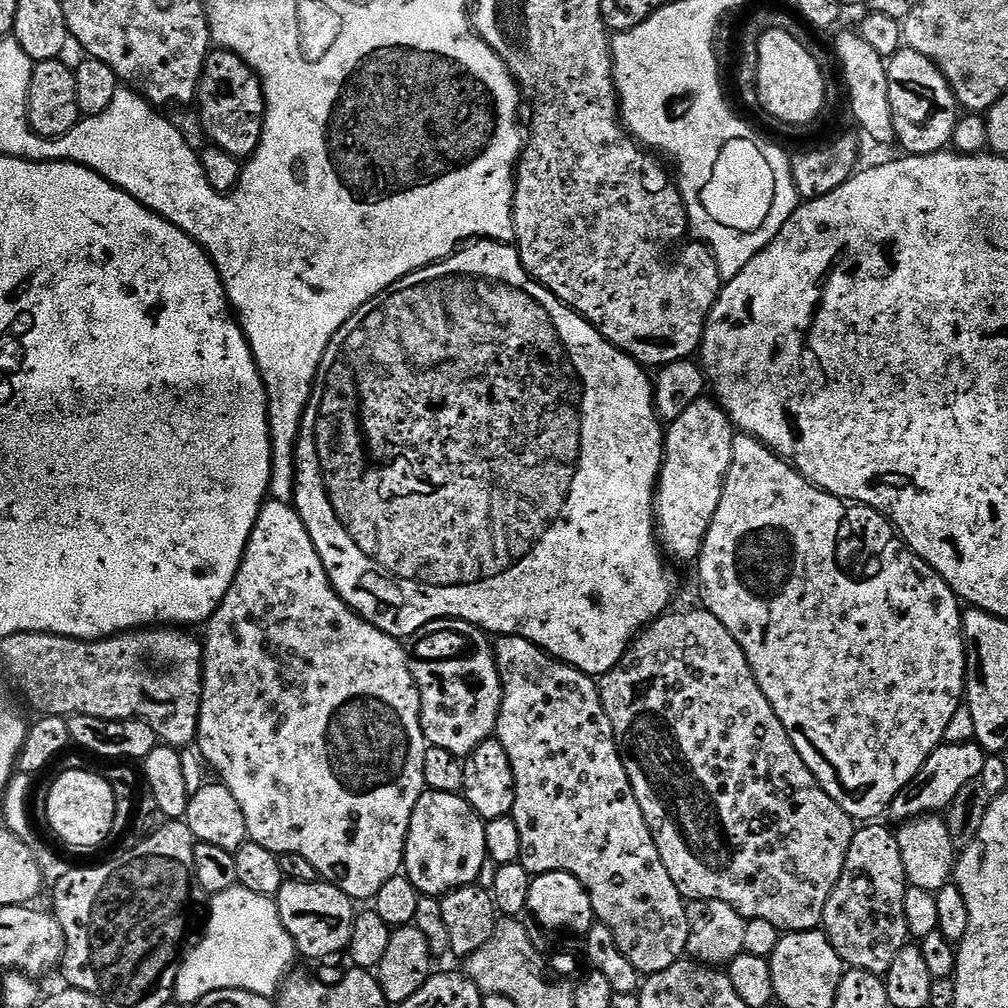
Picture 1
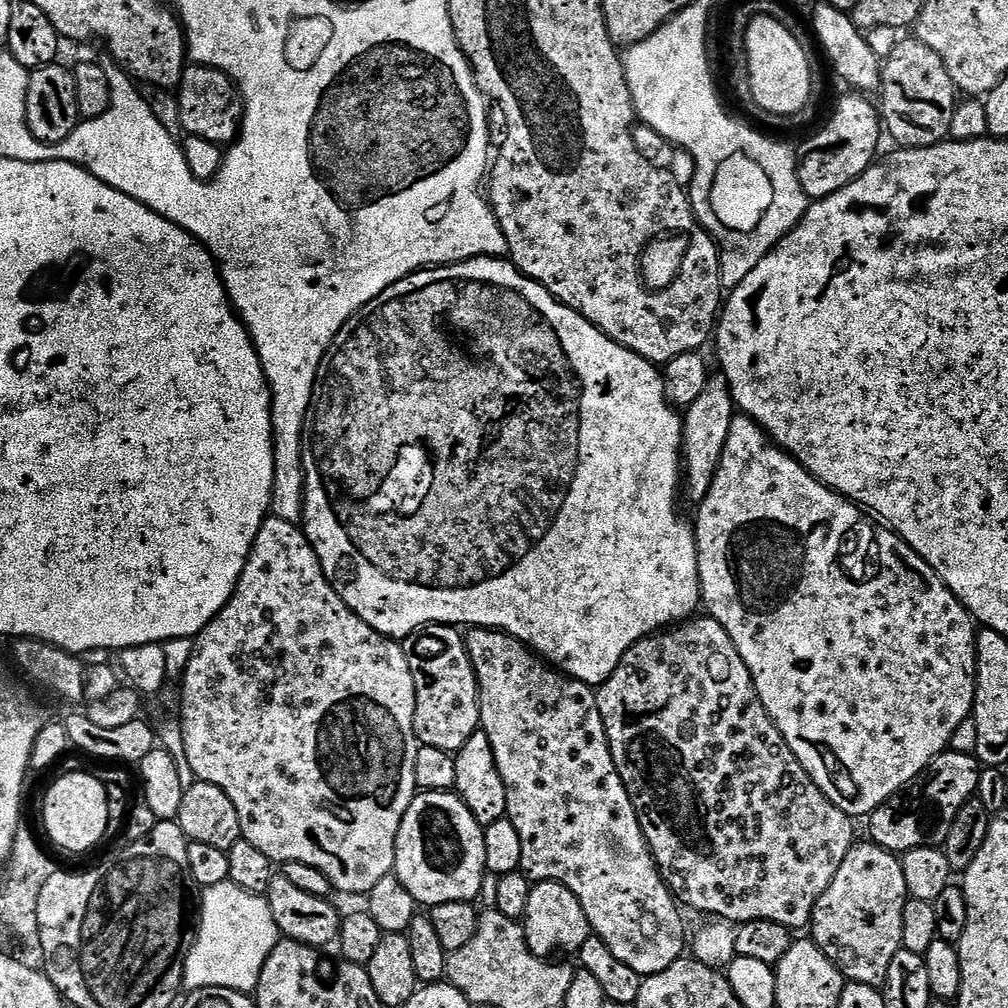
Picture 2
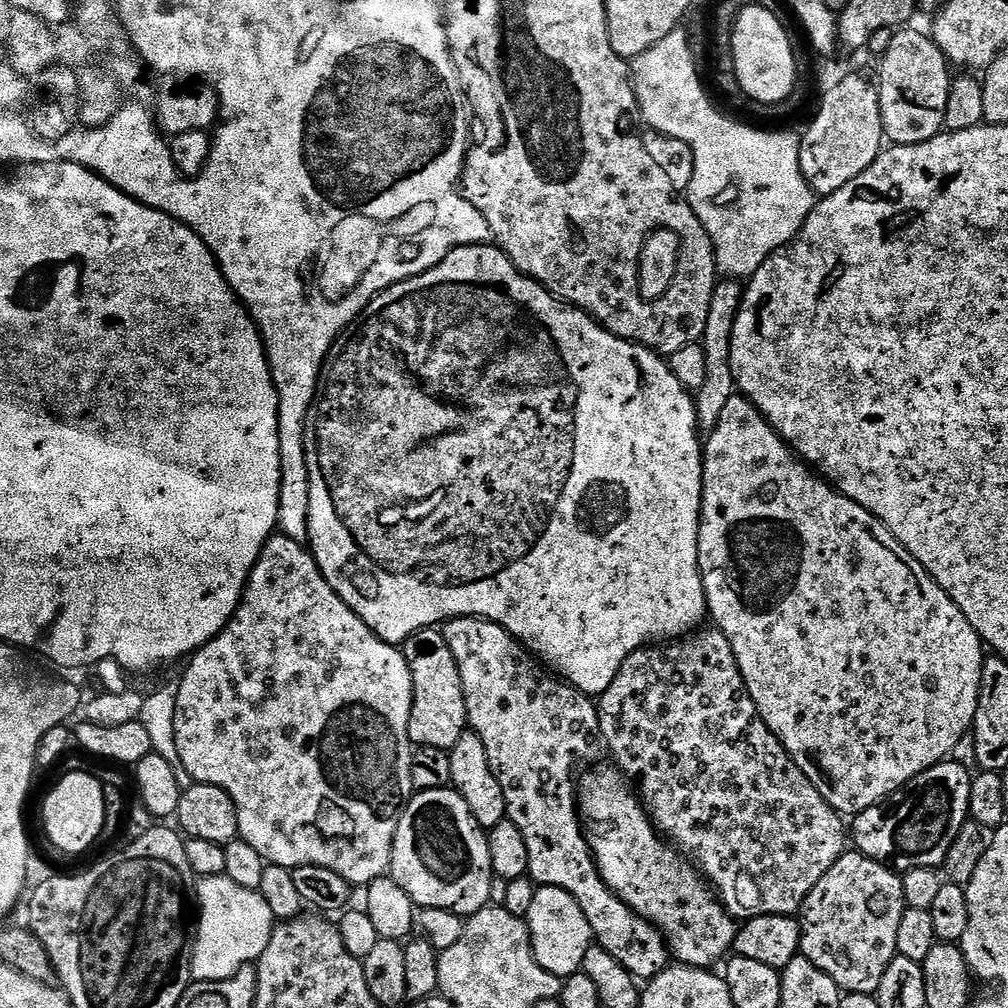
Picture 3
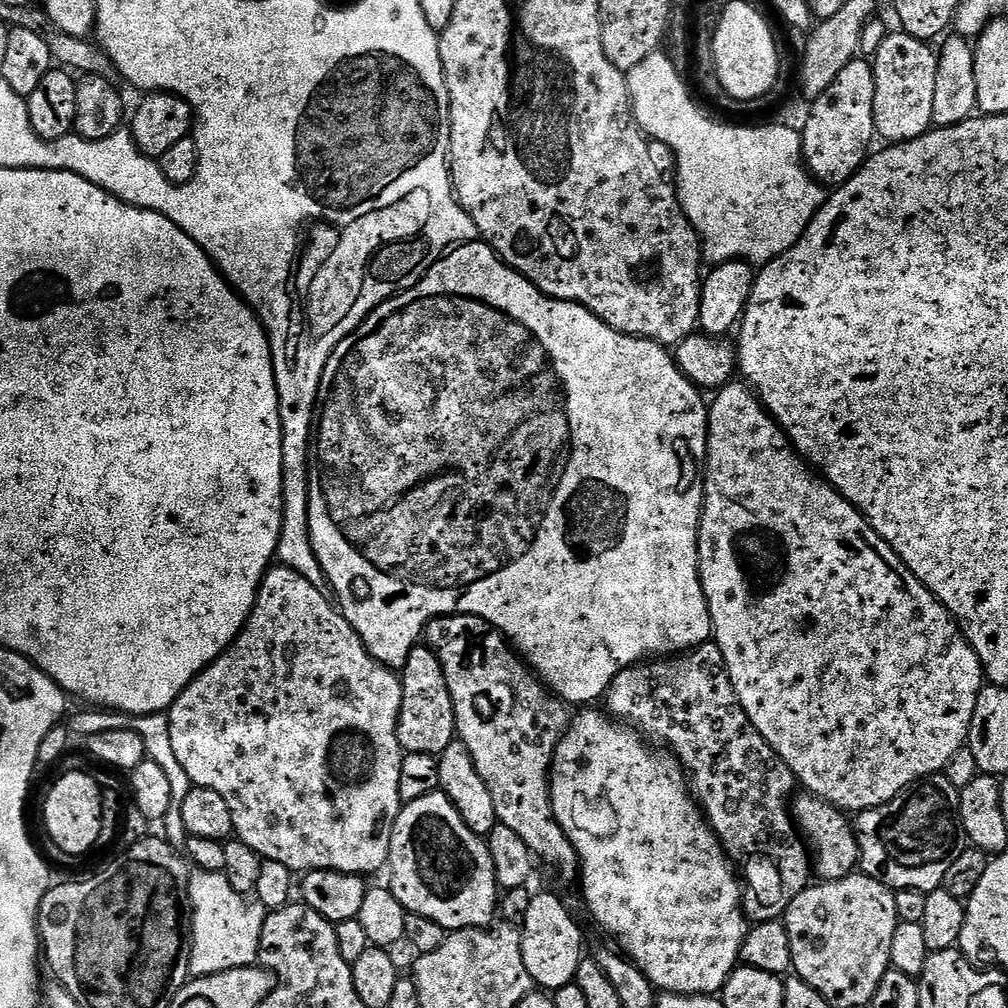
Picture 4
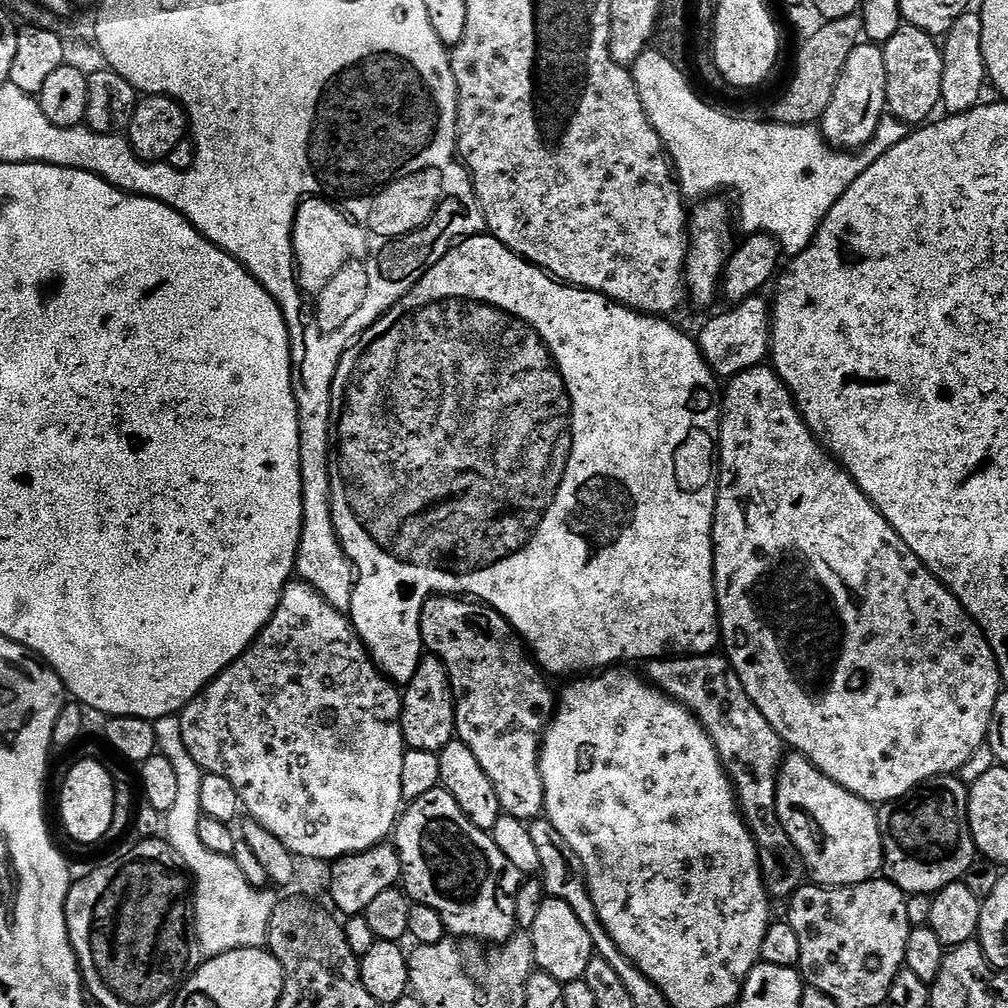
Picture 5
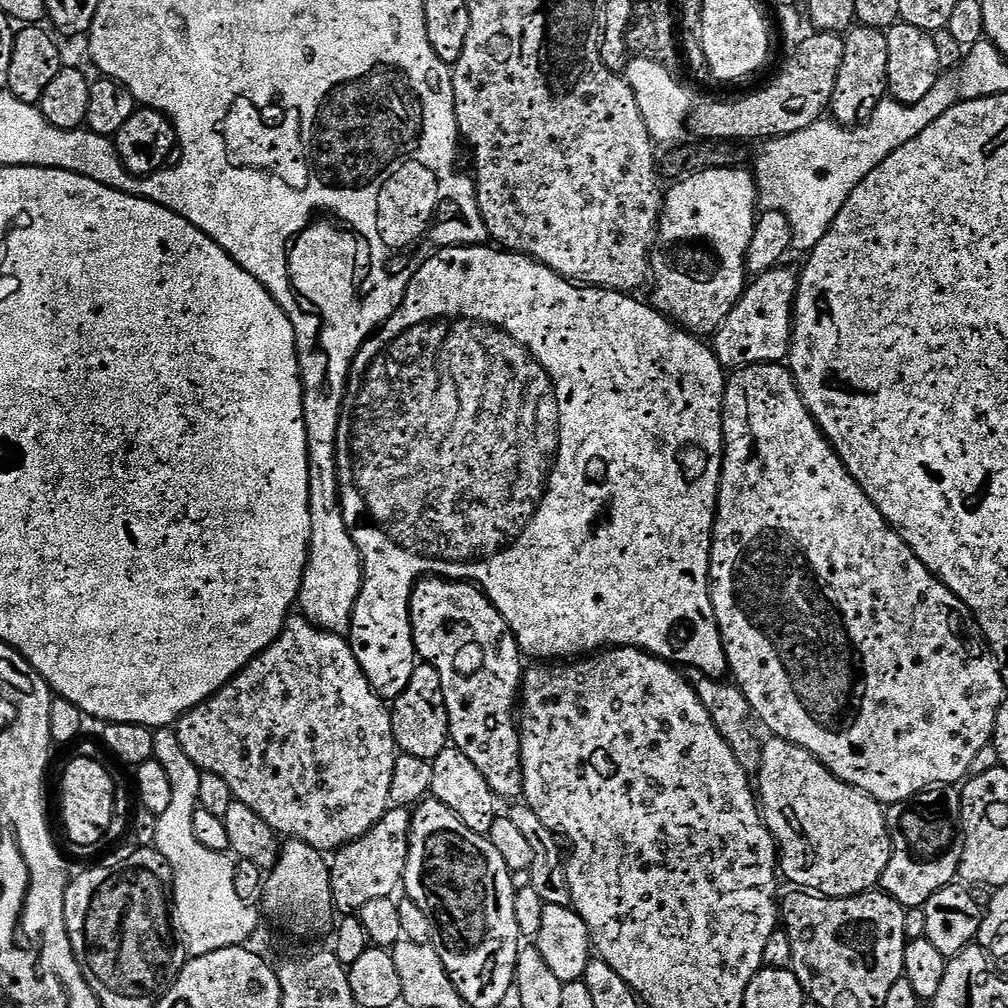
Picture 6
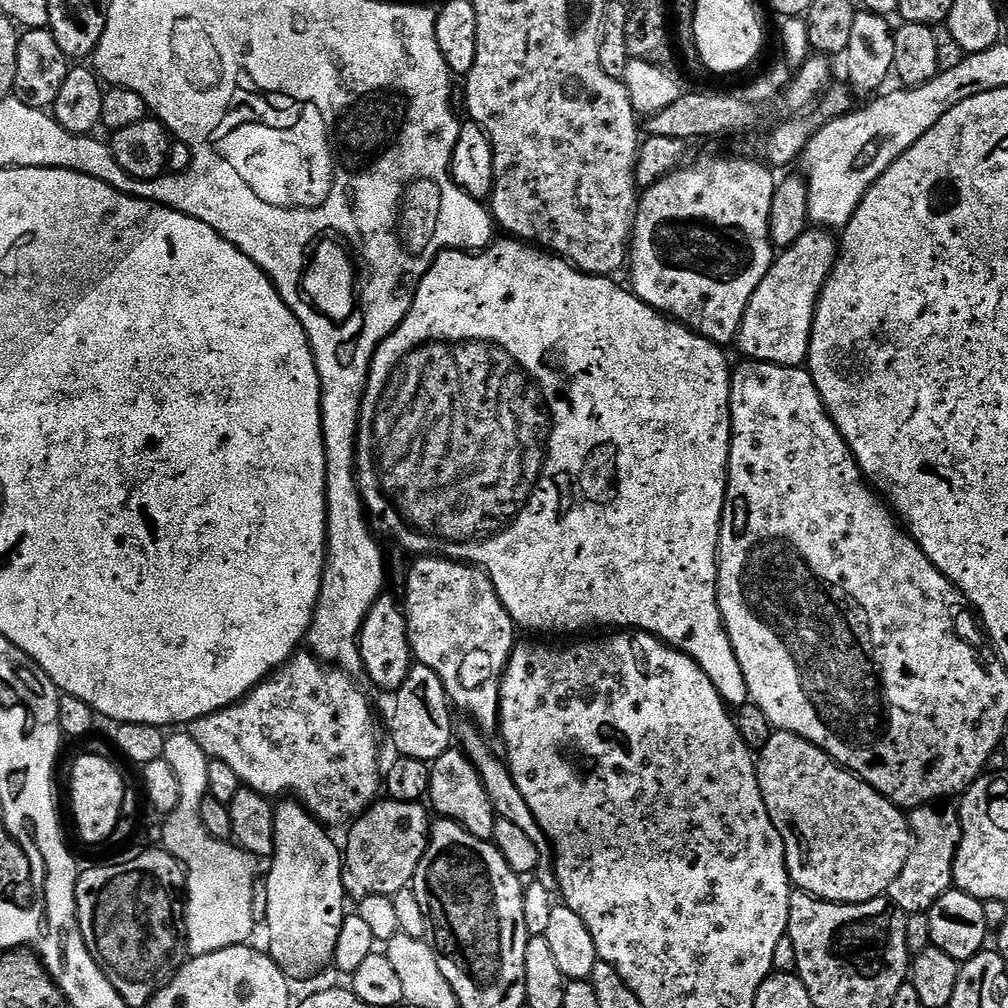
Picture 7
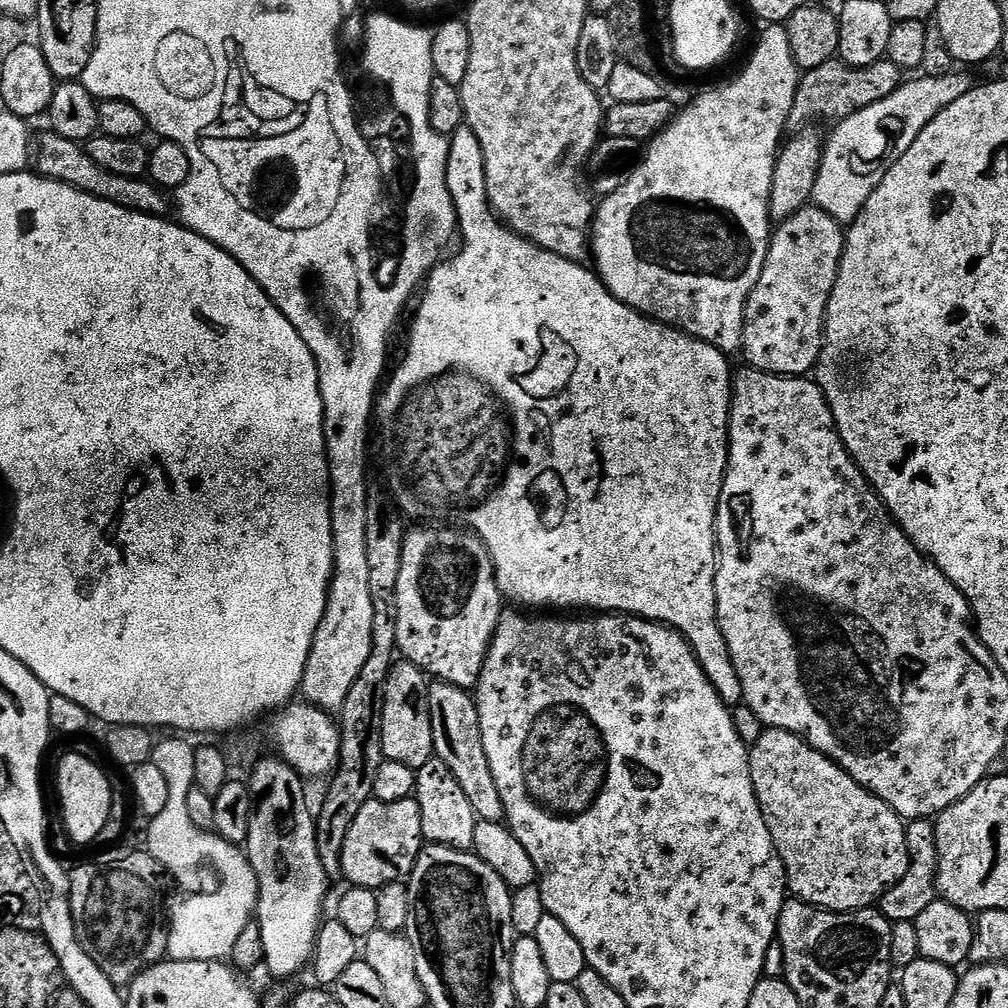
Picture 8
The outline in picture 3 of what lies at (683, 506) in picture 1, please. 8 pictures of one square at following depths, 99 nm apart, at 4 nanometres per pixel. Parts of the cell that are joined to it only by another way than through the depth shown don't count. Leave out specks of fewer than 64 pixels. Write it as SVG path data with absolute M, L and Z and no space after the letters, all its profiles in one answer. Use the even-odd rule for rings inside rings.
M724 278L717 283L714 298L710 298L710 314L706 314L706 330L702 347L706 358L706 374L700 388L695 389L696 421L700 424L701 433L711 432L722 418L722 410L732 396L737 395L736 379L730 366L730 342L734 334L734 322L738 318L740 303L744 297L745 285L736 278Z

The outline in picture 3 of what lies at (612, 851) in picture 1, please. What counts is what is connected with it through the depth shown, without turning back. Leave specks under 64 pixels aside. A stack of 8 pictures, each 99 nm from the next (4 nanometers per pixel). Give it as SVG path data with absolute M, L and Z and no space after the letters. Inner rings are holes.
M460 616L449 620L442 628L450 654L458 666L462 678L462 690L466 698L468 728L482 738L486 746L486 758L490 758L490 770L502 786L506 798L507 819L518 826L522 838L526 838L527 875L537 885L545 888L566 890L582 906L582 914L590 922L593 941L606 954L622 962L624 972L636 977L637 981L647 982L657 976L661 970L669 967L670 953L663 934L656 926L633 912L626 902L622 902L606 886L588 849L588 839L584 836L581 817L578 815L578 800L574 795L574 776L572 771L579 760L591 754L588 743L600 730L600 714L593 697L573 688L571 684L546 674L545 669L534 659L531 652L515 640L504 628L490 620L478 616Z

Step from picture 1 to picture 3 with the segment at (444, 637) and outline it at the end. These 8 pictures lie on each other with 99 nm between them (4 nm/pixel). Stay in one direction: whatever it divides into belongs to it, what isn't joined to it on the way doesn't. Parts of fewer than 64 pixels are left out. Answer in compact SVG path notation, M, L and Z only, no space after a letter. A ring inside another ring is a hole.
M436 626L418 630L404 640L402 651L412 671L412 709L408 736L413 745L422 748L451 750L468 728L468 711L462 678L443 631Z

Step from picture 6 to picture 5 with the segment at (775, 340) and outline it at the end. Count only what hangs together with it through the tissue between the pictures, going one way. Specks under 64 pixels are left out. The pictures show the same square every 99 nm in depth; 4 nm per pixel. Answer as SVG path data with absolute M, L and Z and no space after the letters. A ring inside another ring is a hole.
M757 294L742 304L729 307L729 312L713 318L698 335L700 353L708 367L720 378L731 378L748 368L765 363L772 342L772 314L769 301Z

